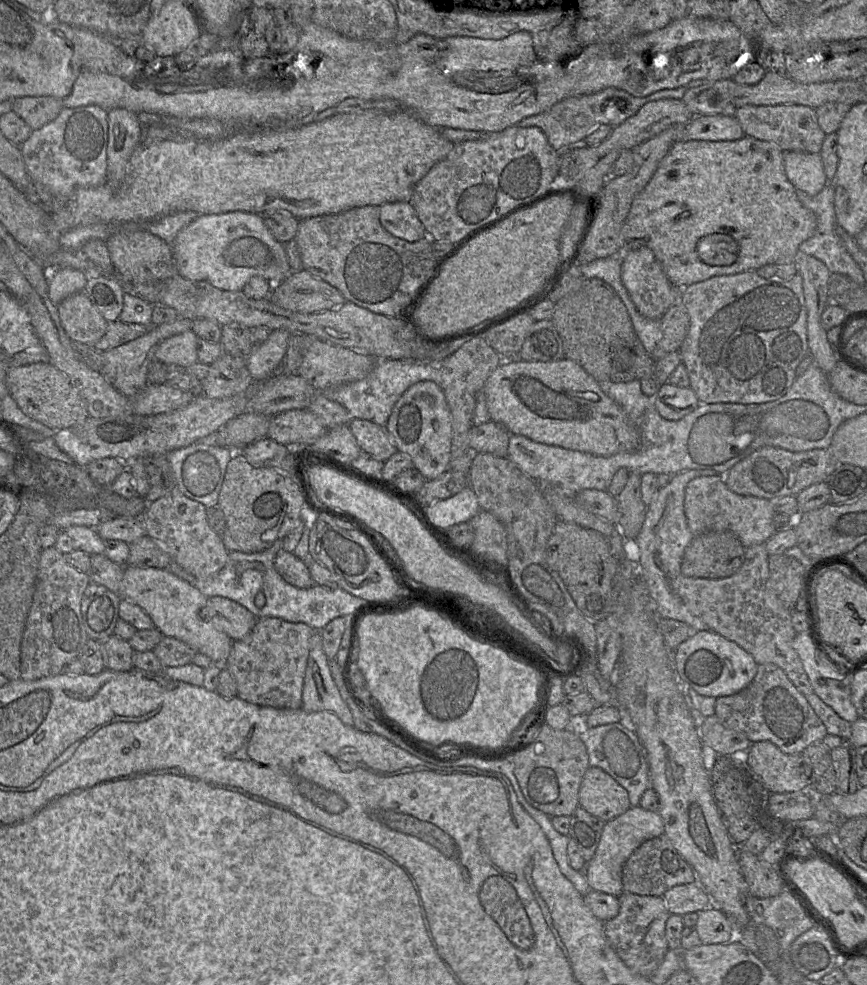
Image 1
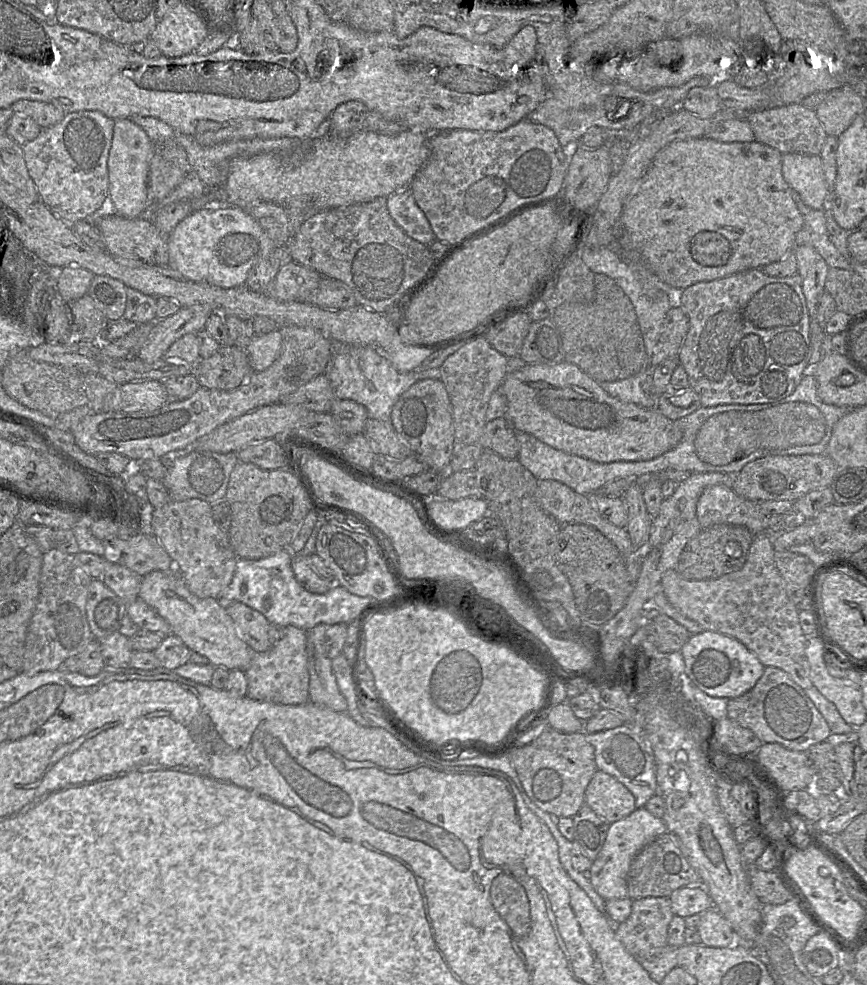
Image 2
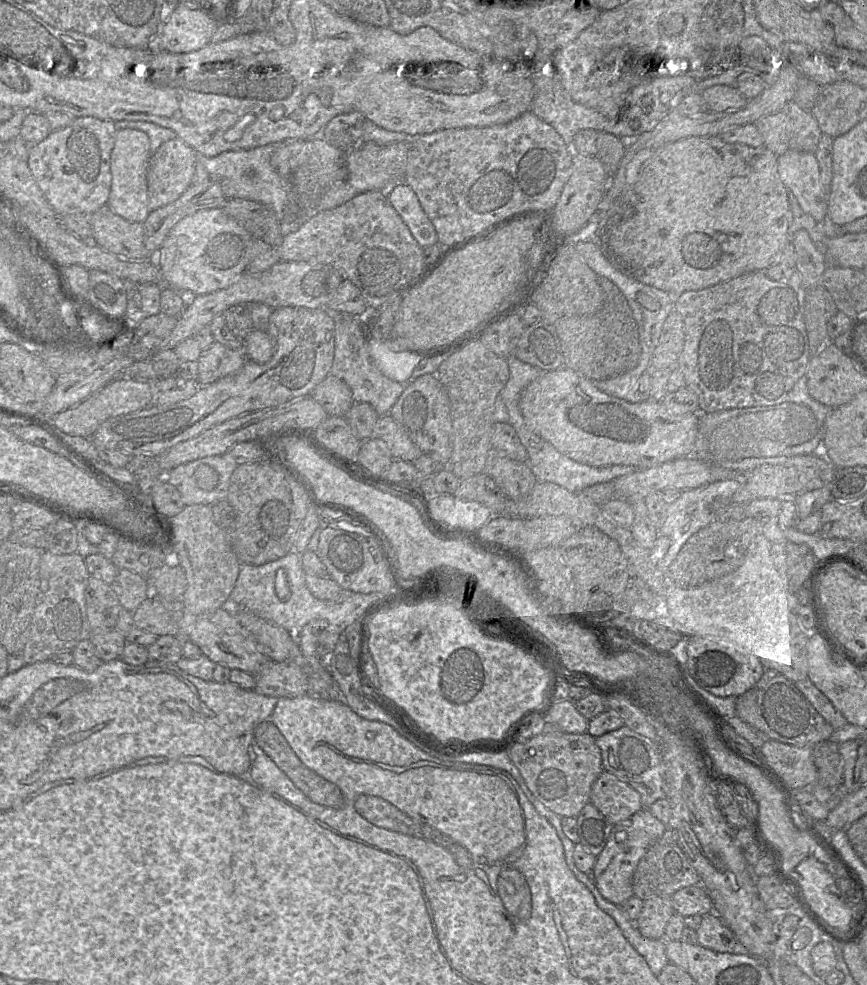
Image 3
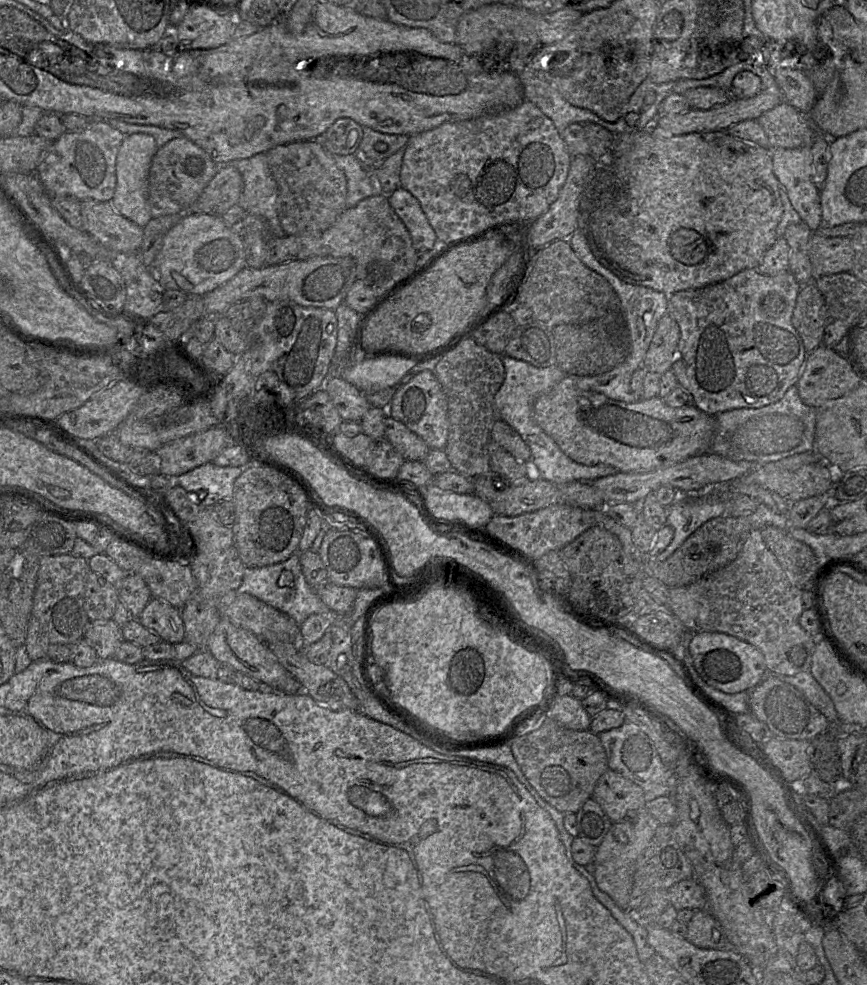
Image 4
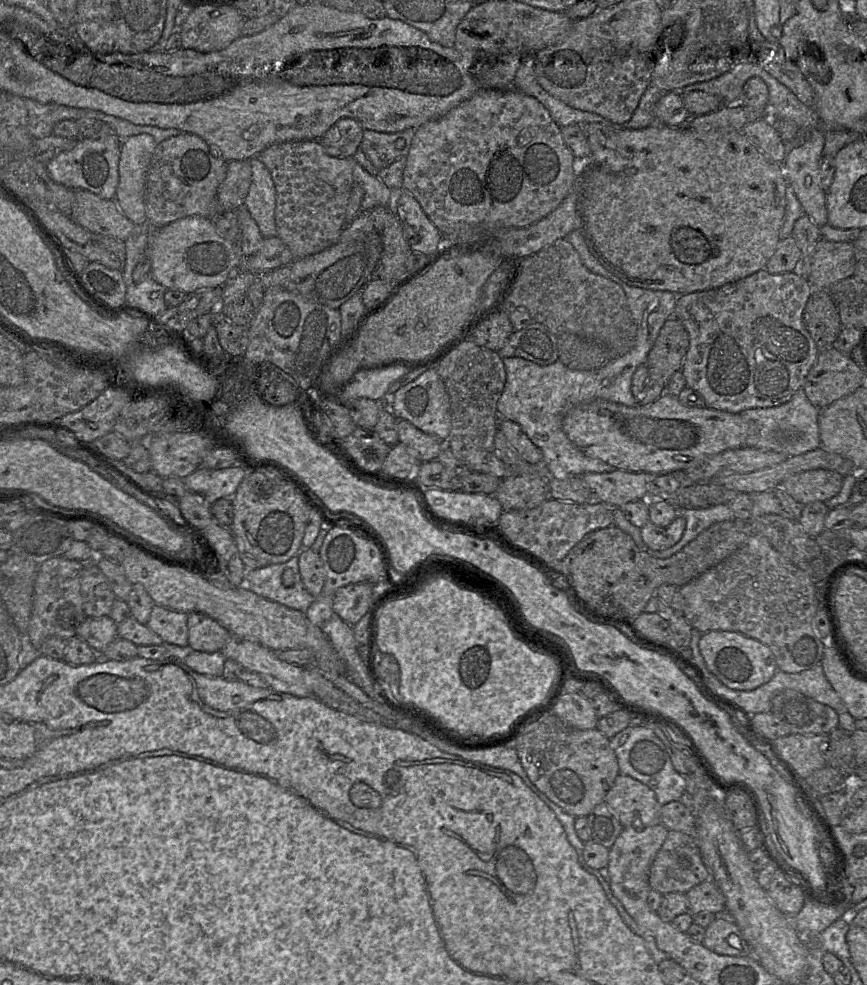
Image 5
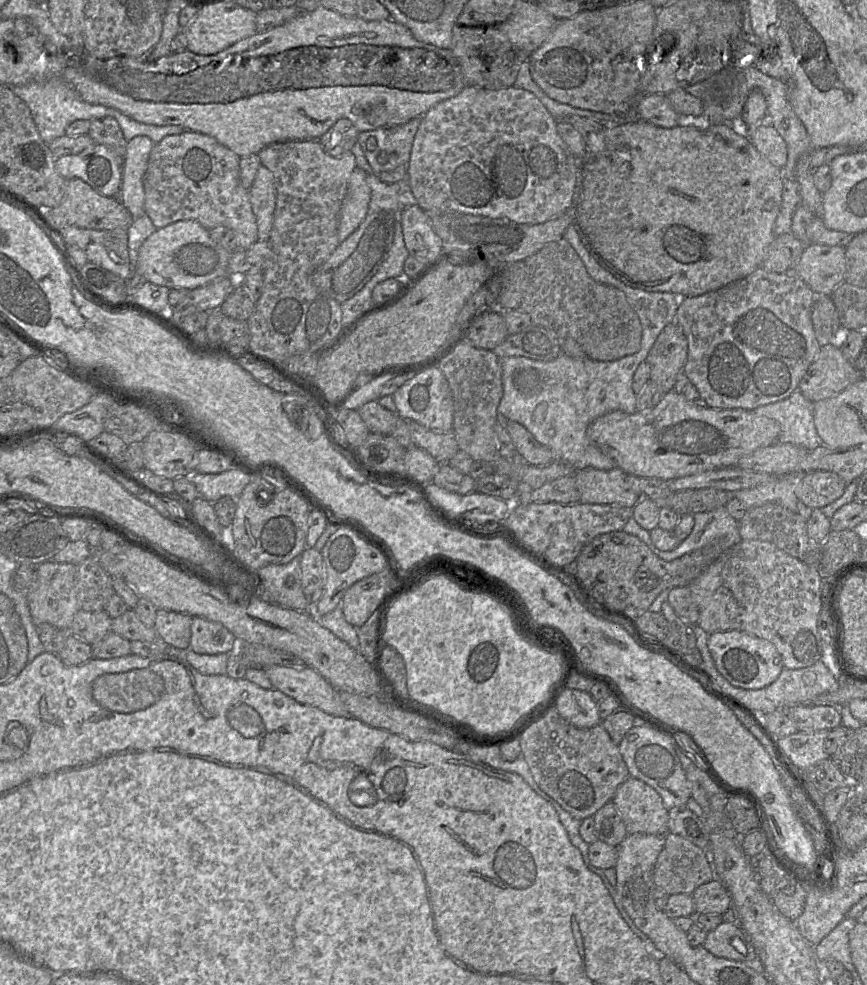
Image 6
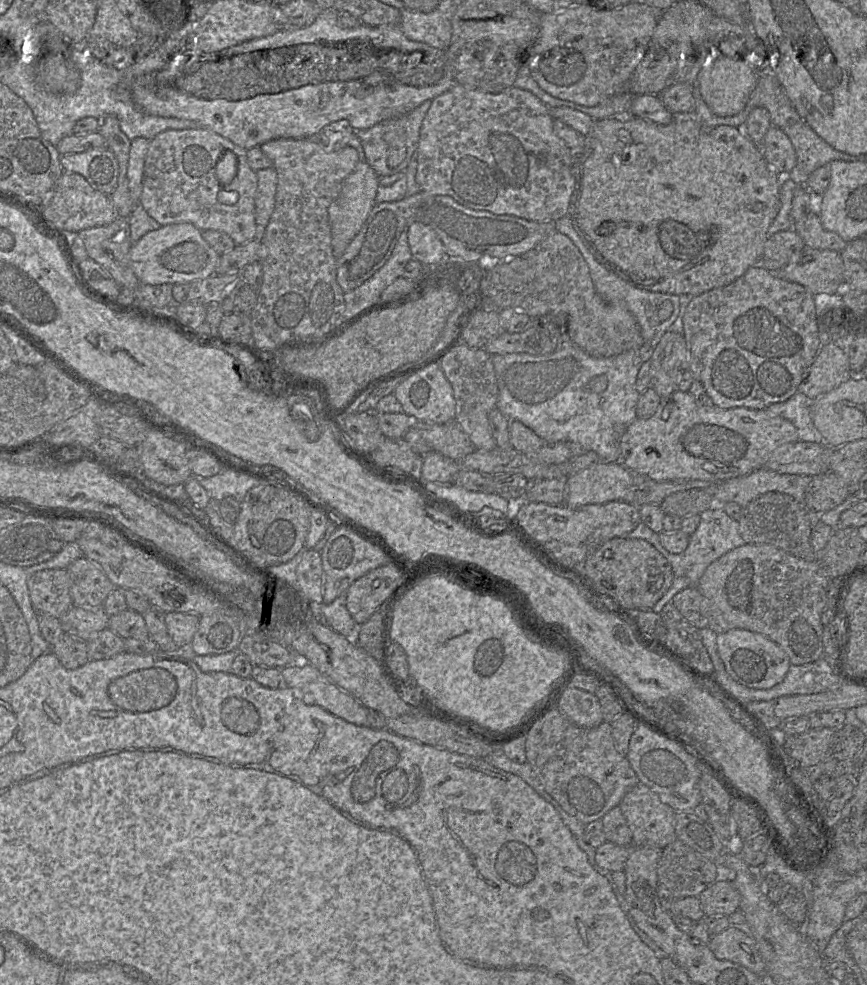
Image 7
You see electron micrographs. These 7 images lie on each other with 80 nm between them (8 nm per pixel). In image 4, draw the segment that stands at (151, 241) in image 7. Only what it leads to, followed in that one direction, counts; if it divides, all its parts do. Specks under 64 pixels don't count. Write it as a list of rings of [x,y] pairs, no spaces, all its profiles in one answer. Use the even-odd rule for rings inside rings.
[[[188,213],[164,235],[152,266],[164,289],[203,296],[246,266],[243,239],[228,229],[219,215]]]

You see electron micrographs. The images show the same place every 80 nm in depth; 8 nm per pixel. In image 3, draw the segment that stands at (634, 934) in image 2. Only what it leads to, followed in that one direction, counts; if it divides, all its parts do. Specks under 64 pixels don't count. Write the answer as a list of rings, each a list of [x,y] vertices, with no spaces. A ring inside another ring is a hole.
[[[650,897],[643,900],[641,913],[634,922],[645,938],[664,939],[666,925],[674,914],[670,897]]]

